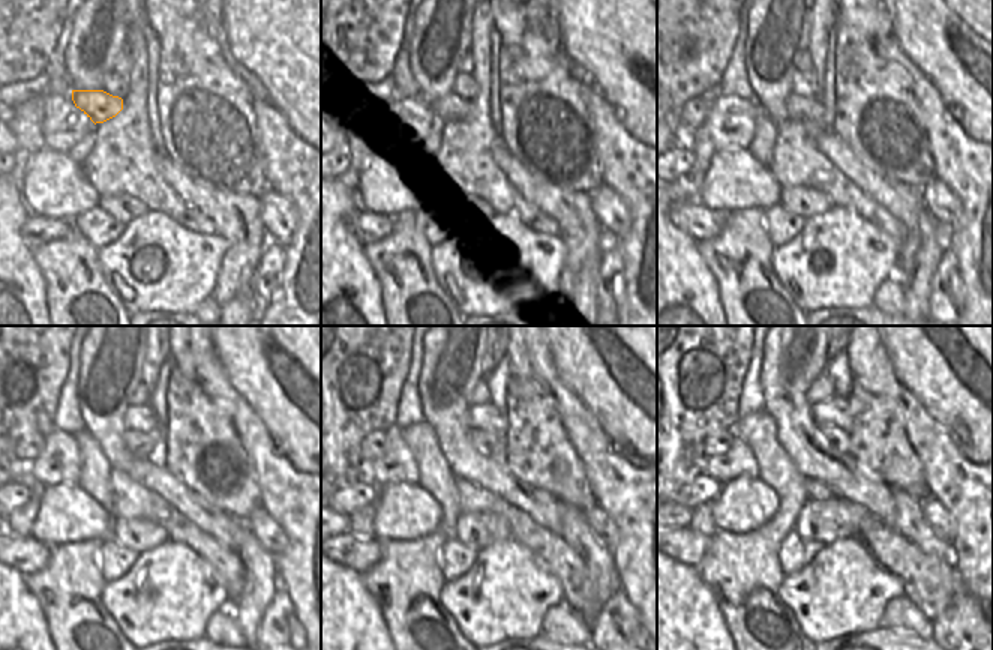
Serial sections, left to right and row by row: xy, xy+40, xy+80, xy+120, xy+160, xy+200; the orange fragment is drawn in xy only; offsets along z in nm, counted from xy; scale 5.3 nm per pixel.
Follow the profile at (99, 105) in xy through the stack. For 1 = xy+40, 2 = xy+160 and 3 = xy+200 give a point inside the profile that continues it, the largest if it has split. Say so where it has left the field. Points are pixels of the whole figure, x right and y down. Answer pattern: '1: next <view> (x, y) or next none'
1: next xy+40 (450, 107)
2: next xy+160 (486, 443)
3: next xy+200 (839, 439)

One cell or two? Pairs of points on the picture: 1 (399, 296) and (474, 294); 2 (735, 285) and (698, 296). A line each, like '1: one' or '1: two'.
1: two
2: two

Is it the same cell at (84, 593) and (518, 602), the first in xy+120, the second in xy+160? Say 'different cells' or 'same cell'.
different cells

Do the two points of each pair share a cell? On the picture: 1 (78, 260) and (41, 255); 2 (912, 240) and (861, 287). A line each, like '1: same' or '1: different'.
1: same
2: different

